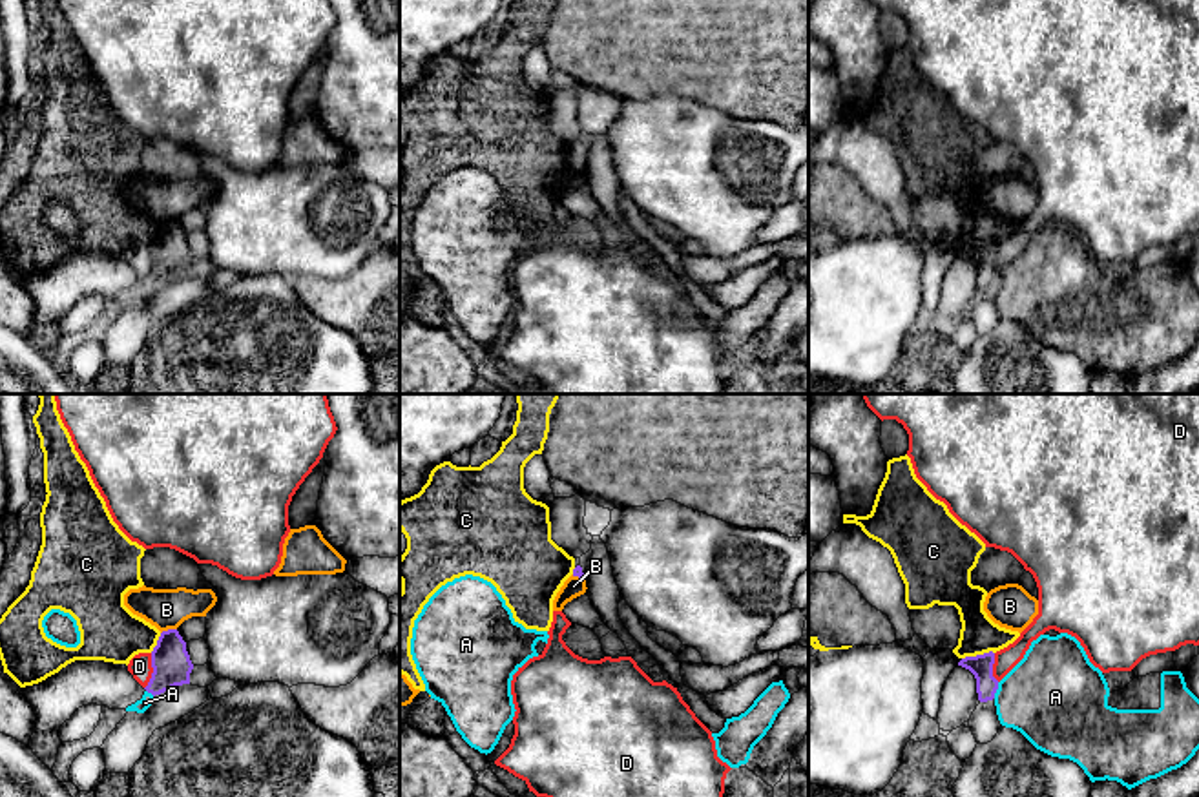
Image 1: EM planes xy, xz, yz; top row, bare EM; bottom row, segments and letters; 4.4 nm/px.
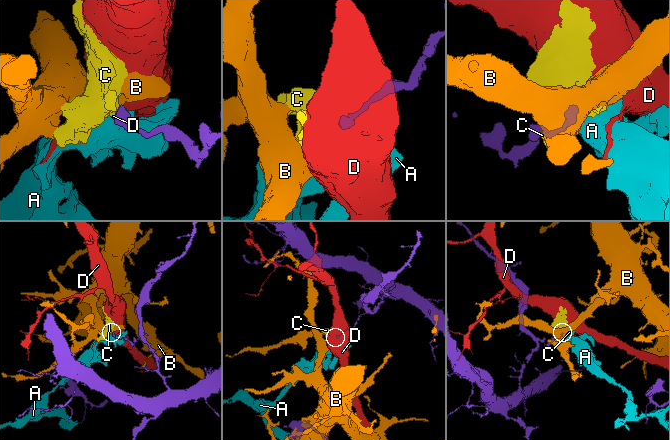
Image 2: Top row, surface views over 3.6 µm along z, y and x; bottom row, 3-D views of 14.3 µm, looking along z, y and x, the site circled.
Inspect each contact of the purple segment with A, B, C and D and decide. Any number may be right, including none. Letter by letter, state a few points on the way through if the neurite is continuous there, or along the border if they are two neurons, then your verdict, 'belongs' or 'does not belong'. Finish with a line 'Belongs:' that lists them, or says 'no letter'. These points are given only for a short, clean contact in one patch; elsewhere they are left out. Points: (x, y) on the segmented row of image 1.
A: border along yz (999, 683), (993, 697); does not belong
B: does not belong
C: border along yz (993, 652), (962, 659); does not belong
D: border along xy (152, 653), (152, 677), (145, 688); does not belong
Belongs: no letter

